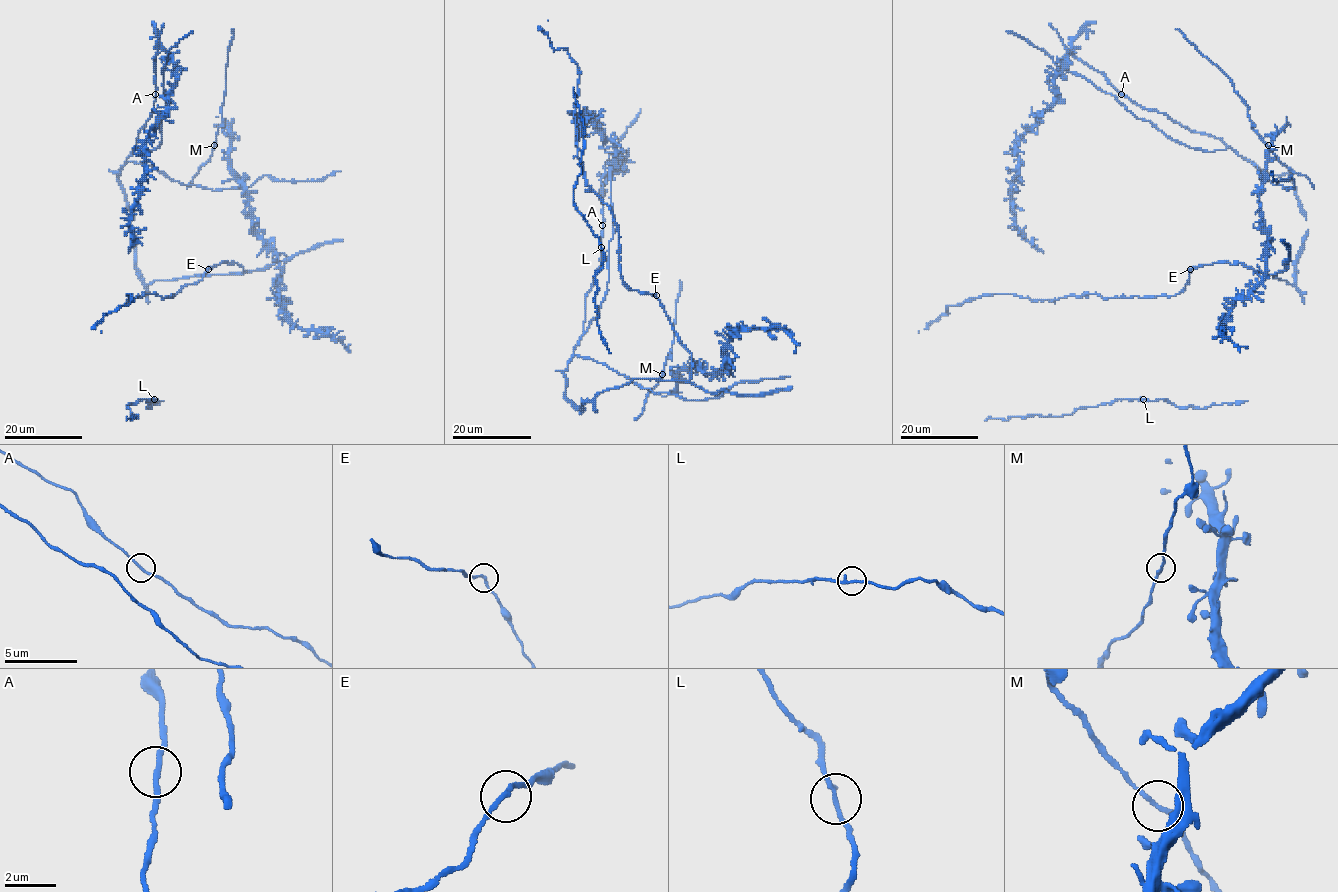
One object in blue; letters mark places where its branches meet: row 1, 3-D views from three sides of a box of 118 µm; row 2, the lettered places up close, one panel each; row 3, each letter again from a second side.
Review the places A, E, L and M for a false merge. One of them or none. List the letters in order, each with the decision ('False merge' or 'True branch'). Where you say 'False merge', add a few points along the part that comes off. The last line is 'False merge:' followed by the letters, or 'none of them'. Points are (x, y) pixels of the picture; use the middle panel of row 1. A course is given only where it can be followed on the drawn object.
A: True branch
E: True branch
L: True branch
M: True branch
False merge: none of them

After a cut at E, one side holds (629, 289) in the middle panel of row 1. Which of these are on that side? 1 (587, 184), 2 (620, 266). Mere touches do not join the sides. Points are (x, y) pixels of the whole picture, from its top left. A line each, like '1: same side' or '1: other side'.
1: same side
2: same side

